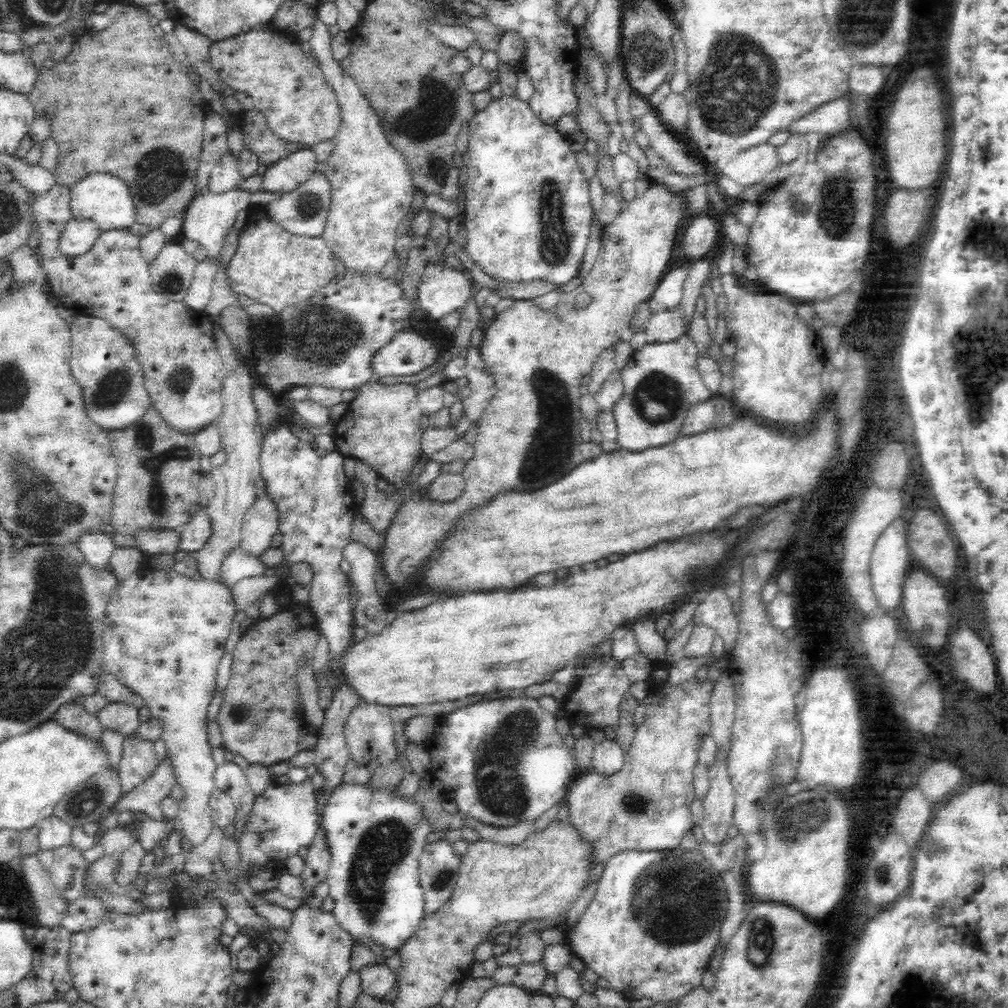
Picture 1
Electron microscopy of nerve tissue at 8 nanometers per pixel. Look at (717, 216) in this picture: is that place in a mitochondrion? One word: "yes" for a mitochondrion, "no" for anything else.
no

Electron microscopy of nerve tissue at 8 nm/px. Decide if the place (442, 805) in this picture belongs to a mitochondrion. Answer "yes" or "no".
no

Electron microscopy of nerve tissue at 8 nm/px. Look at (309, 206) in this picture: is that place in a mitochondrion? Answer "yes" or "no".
yes

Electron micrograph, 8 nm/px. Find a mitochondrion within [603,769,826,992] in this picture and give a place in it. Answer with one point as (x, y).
(664, 905)

